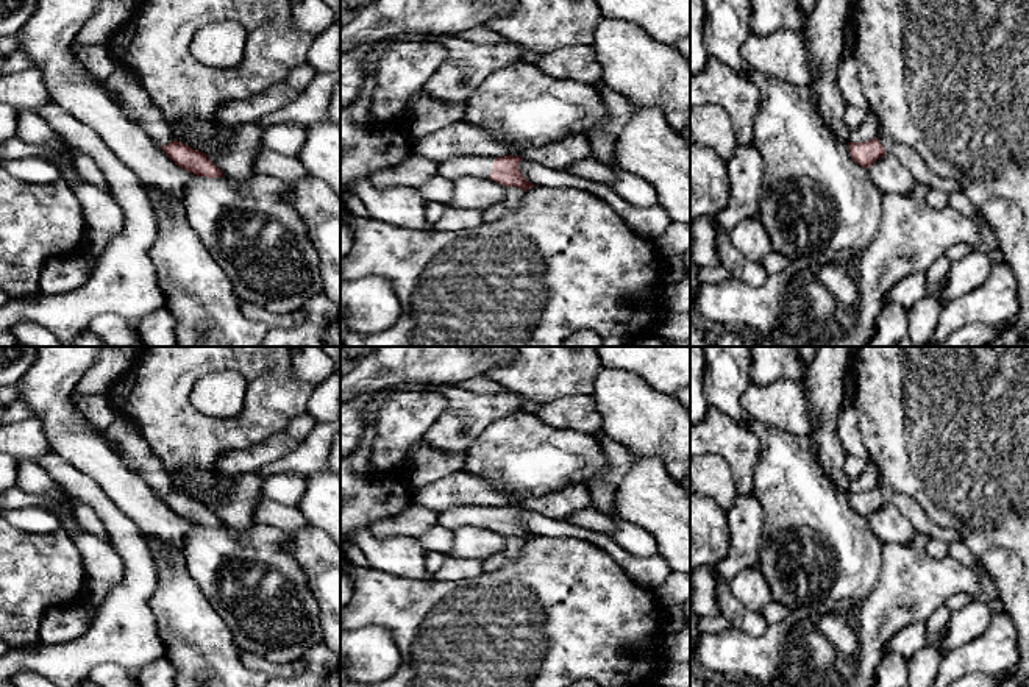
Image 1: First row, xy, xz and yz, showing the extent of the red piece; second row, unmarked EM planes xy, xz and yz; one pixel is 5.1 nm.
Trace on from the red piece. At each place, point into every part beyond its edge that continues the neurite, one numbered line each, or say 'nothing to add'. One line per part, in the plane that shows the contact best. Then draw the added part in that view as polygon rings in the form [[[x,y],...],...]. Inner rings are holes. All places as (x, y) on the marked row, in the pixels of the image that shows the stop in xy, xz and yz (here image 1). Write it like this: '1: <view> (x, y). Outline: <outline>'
1: xz (453, 167). Outline: [[[451,156],[437,164],[437,173],[451,181],[461,176],[490,178],[497,158],[498,156]]]

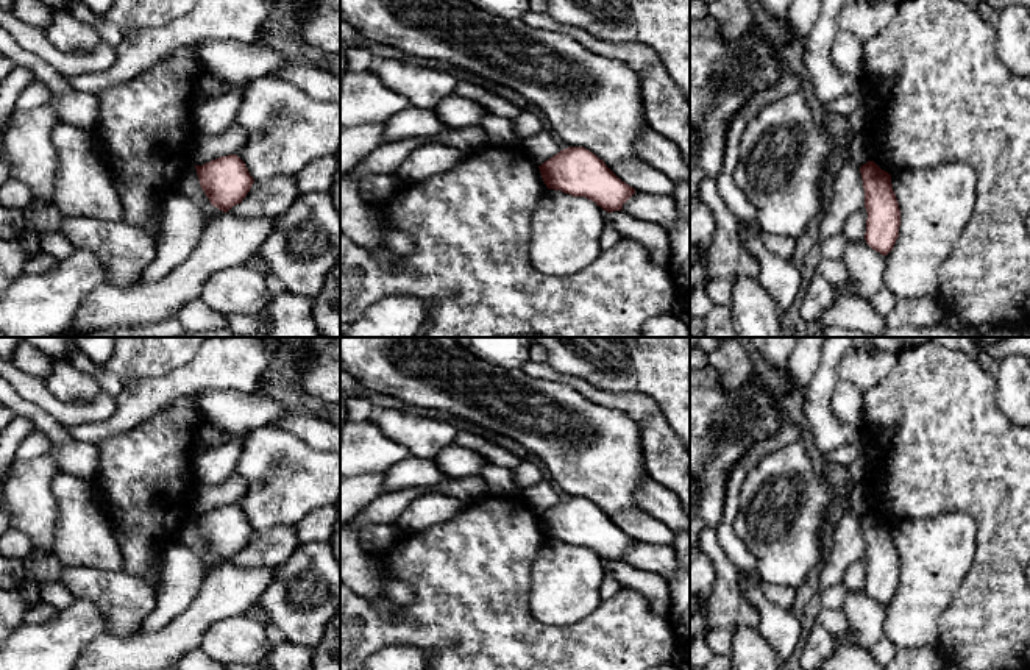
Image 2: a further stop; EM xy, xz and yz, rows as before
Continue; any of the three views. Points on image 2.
nothing to add

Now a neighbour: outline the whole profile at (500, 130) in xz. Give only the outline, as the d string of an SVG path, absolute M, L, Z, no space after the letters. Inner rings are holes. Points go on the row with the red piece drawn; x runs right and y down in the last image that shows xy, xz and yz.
M487 112L479 125L488 136L492 147L520 148L521 137L509 119Z

